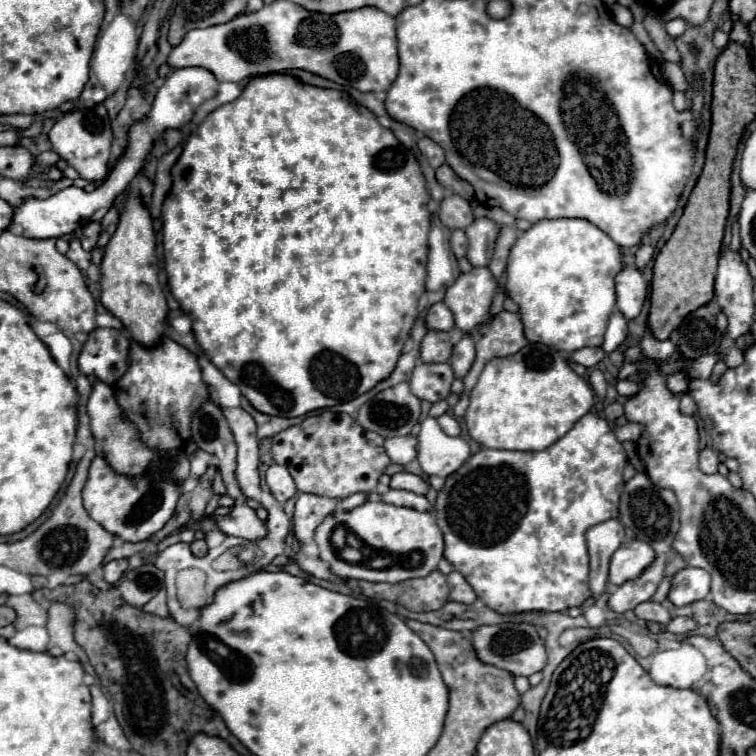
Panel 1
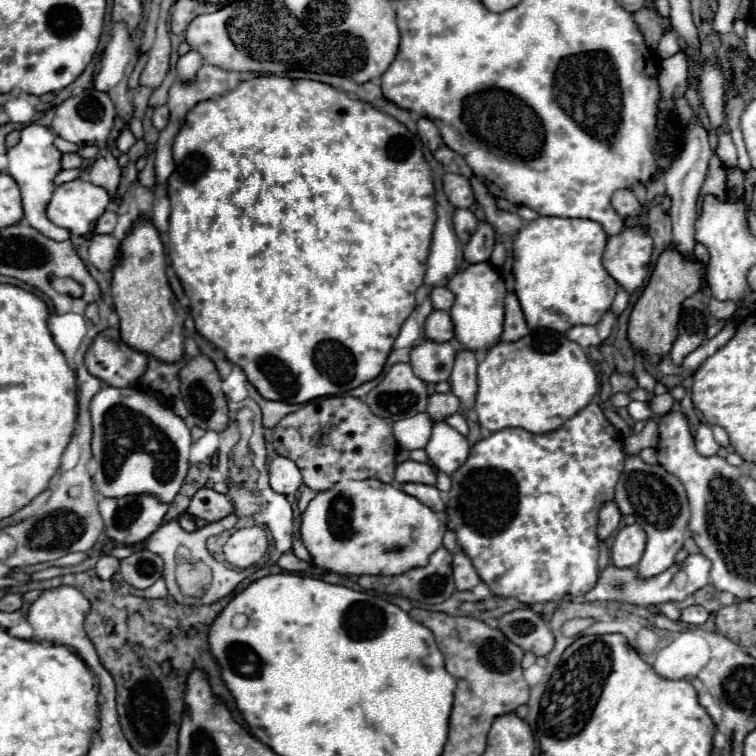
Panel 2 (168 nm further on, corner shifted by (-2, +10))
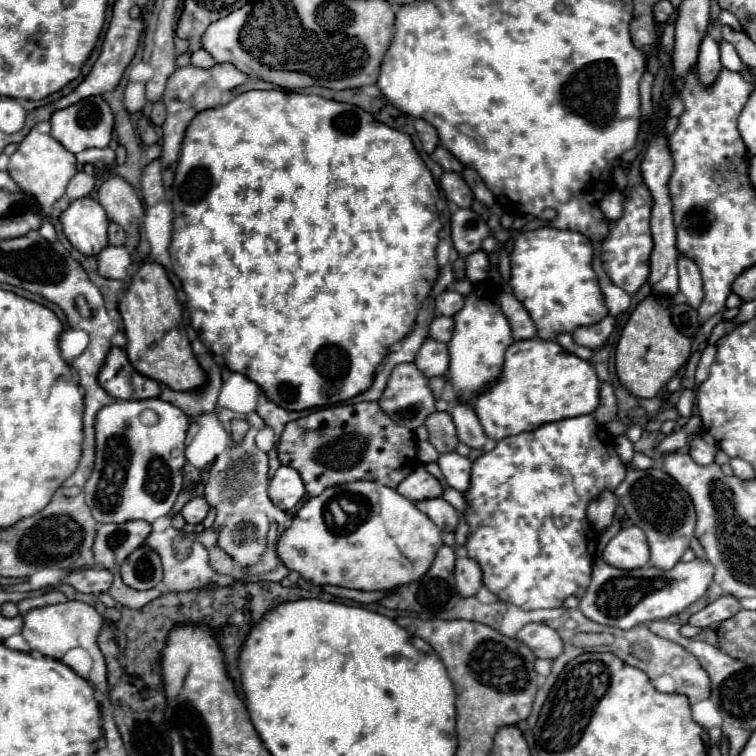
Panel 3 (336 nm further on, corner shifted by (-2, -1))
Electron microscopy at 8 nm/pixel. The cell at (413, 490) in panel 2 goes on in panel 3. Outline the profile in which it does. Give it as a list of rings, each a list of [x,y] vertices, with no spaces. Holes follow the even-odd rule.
[[[435,497],[435,499],[417,501],[415,507],[417,507],[419,511],[423,511],[439,529],[455,531],[457,521],[459,521],[459,513],[457,513],[457,509],[453,509],[445,499]]]

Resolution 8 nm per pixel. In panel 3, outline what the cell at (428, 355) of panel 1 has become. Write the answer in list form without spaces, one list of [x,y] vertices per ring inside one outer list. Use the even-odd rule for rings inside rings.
[[[435,317],[429,327],[429,337],[441,343],[449,343],[453,335],[453,319],[451,317]]]

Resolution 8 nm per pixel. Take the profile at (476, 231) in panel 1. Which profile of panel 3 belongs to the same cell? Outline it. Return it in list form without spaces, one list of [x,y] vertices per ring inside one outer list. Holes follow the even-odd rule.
[[[479,249],[479,251],[465,257],[465,273],[467,273],[467,279],[473,285],[487,279],[487,275],[489,275],[489,257],[483,249]]]

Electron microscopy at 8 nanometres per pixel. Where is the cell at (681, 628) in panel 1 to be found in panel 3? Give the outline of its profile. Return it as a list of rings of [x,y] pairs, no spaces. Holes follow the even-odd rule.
[[[723,595],[717,601],[709,603],[705,609],[701,609],[699,613],[691,615],[689,617],[689,625],[703,629],[703,627],[709,627],[713,623],[721,623],[721,621],[733,617],[739,609],[741,607],[739,607],[737,599],[731,599],[731,595]]]

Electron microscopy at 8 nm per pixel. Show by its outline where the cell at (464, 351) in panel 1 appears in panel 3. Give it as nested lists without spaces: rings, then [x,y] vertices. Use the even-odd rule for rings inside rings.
[[[457,401],[455,407],[451,409],[451,417],[453,417],[453,423],[457,427],[459,441],[469,445],[471,449],[481,449],[485,445],[487,437],[483,433],[483,427],[481,427],[471,403]]]

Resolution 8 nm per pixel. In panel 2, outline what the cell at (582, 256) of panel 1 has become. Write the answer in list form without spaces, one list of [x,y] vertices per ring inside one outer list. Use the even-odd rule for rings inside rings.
[[[539,216],[519,230],[513,240],[515,294],[529,328],[551,328],[565,334],[577,324],[601,320],[617,292],[615,280],[601,262],[605,244],[607,236],[593,220]]]

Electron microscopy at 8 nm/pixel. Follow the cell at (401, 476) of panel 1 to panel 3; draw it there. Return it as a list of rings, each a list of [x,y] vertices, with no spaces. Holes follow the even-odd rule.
[[[417,465],[397,487],[397,491],[407,497],[409,501],[419,501],[419,499],[433,499],[443,493],[441,483],[425,471],[423,465]]]

